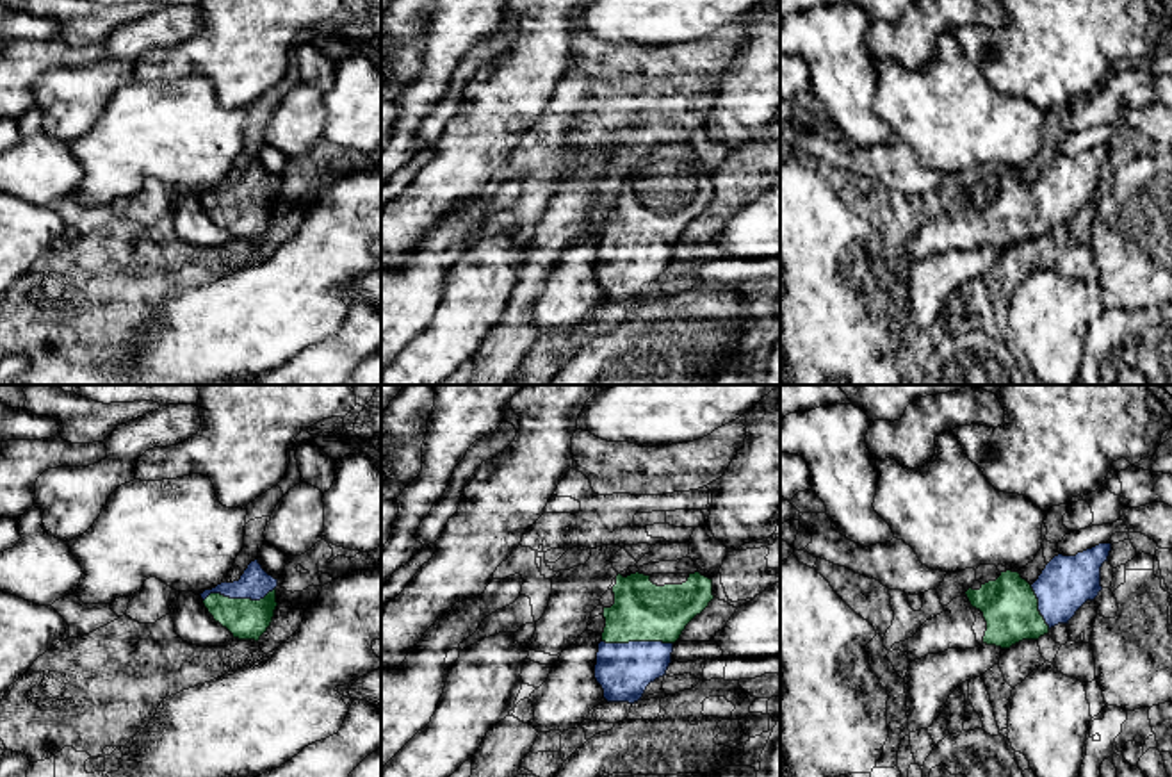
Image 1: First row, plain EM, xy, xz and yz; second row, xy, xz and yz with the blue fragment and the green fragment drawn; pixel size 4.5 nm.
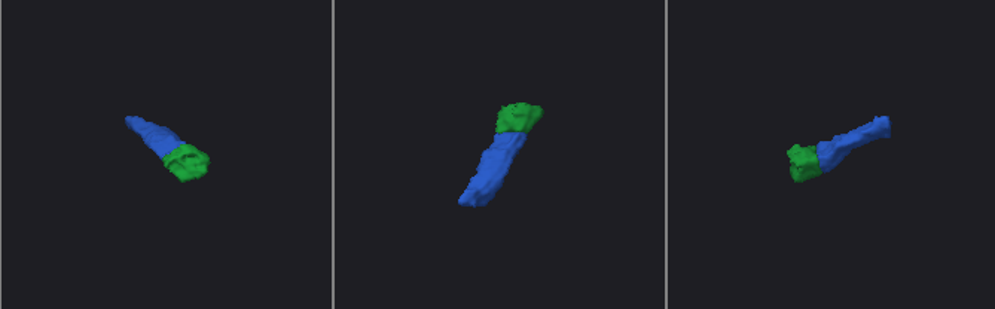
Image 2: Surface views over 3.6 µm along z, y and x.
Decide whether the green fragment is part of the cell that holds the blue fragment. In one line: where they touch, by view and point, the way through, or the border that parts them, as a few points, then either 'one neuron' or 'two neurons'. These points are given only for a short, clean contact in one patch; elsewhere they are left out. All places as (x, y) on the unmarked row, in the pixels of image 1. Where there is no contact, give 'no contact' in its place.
xy (239, 198) | across xy (255, 184), (239, 198), (246, 207), (246, 220) | one neuron

